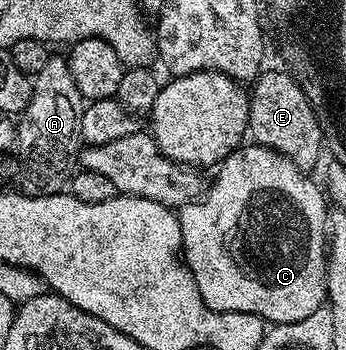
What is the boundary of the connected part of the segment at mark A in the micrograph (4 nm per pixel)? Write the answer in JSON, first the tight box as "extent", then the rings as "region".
{"extent":[17,53,85,195],"region":[[[59,53],[52,54],[49,61],[45,61],[45,65],[41,68],[41,73],[37,73],[33,77],[33,86],[31,89],[31,96],[29,97],[29,105],[24,109],[22,115],[18,116],[17,126],[19,129],[19,157],[18,160],[21,164],[22,174],[25,176],[27,174],[27,187],[28,192],[37,195],[57,195],[60,194],[68,186],[69,180],[73,174],[73,166],[71,167],[71,159],[73,163],[73,156],[80,150],[81,138],[80,138],[80,125],[79,119],[82,117],[84,111],[85,100],[81,92],[77,89],[77,81],[73,81],[73,73],[69,69],[66,58]]]}

